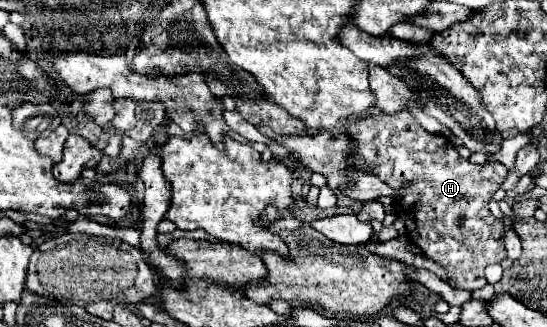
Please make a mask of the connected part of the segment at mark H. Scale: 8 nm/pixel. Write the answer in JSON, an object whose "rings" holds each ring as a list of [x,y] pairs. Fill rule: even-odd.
{"rings":[[[401,110],[401,112],[395,112],[394,114],[384,114],[380,113],[377,116],[369,116],[369,118],[361,118],[361,120],[357,120],[357,122],[353,122],[349,128],[347,128],[347,132],[345,132],[349,138],[351,138],[351,142],[355,142],[355,166],[359,166],[359,170],[361,172],[371,172],[371,174],[375,174],[375,176],[379,176],[387,186],[391,186],[393,190],[399,190],[399,192],[403,192],[403,198],[401,198],[401,202],[399,202],[399,208],[397,208],[397,202],[395,202],[395,210],[393,210],[393,214],[399,218],[399,220],[403,220],[405,222],[405,230],[407,230],[407,238],[427,256],[427,258],[431,258],[431,260],[435,260],[435,262],[439,262],[441,266],[445,266],[447,268],[447,274],[449,274],[449,278],[451,278],[451,286],[453,288],[463,288],[463,290],[475,290],[475,288],[483,288],[485,284],[487,284],[487,280],[485,280],[485,274],[483,274],[483,270],[485,270],[485,266],[489,266],[489,264],[495,264],[495,262],[501,262],[505,256],[507,256],[507,252],[505,252],[505,248],[503,248],[503,242],[501,242],[501,234],[503,234],[503,222],[501,220],[497,220],[493,214],[491,214],[491,210],[487,208],[487,204],[489,204],[489,200],[493,198],[493,194],[499,190],[499,184],[503,182],[503,176],[507,176],[507,168],[503,166],[503,164],[499,164],[499,170],[495,168],[495,166],[491,166],[491,164],[485,164],[485,166],[481,166],[481,164],[473,164],[471,160],[467,160],[467,158],[461,158],[459,154],[457,154],[457,150],[455,150],[455,146],[445,138],[445,136],[441,136],[441,134],[431,134],[423,129],[422,126],[418,125],[415,121],[413,121],[413,116],[409,110]],[[403,182],[411,182],[411,186],[409,188],[403,188]]]}

